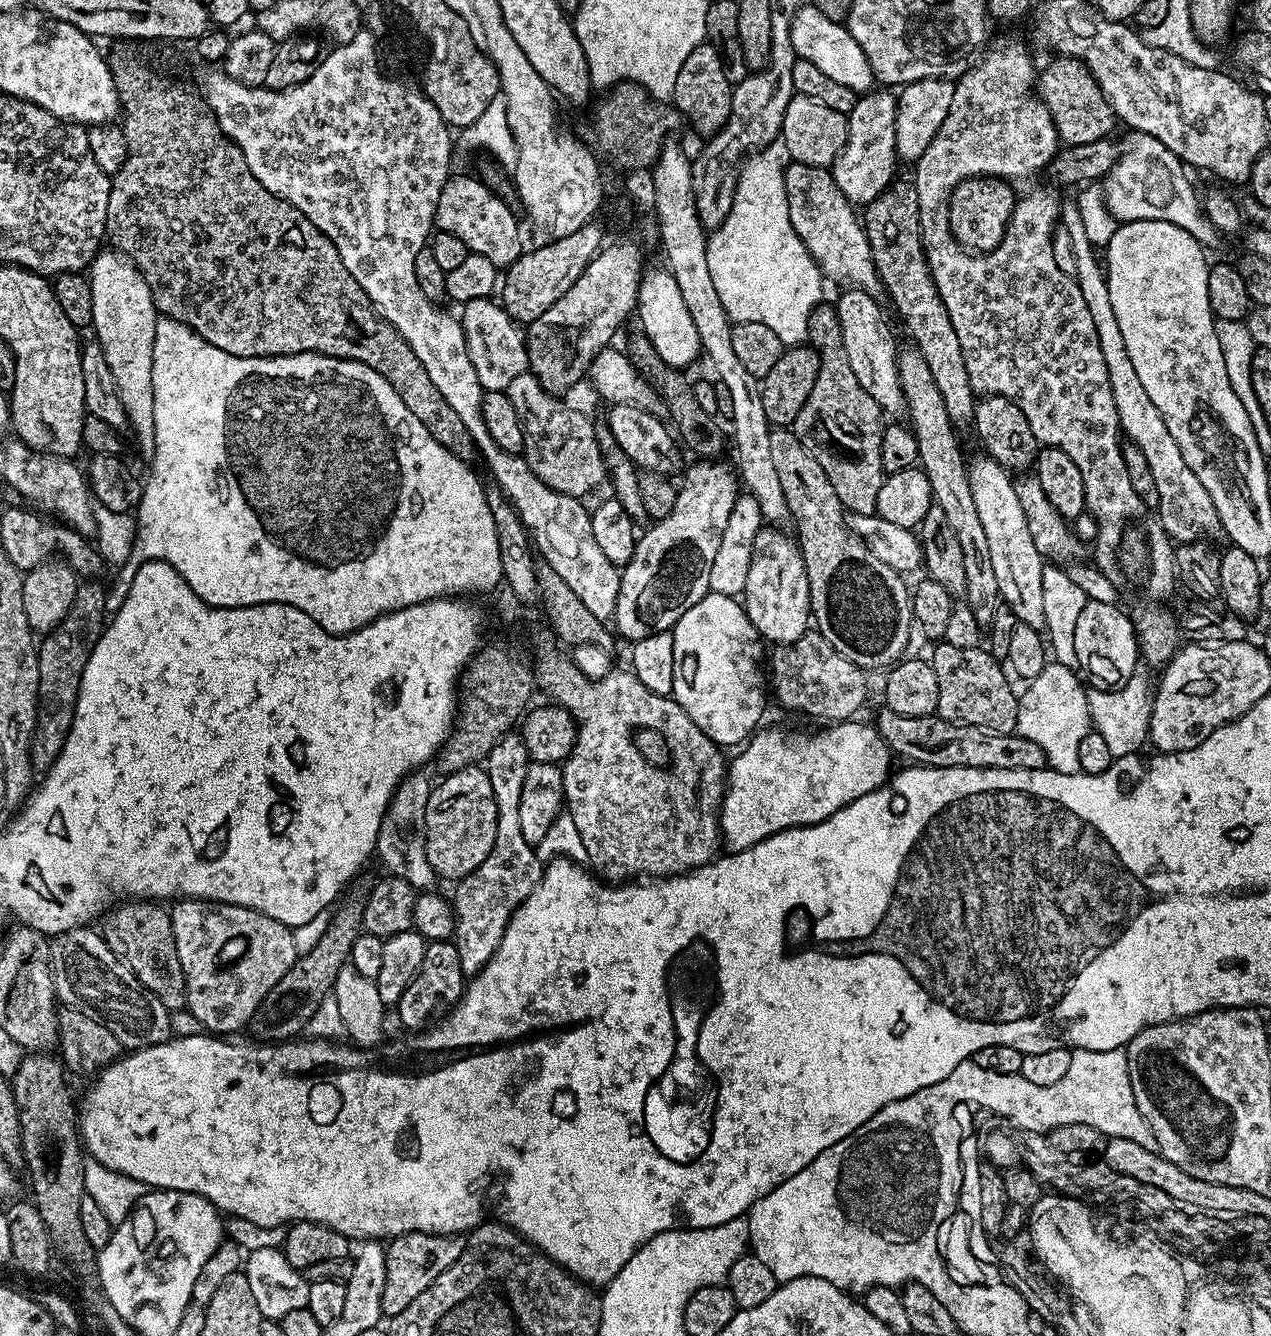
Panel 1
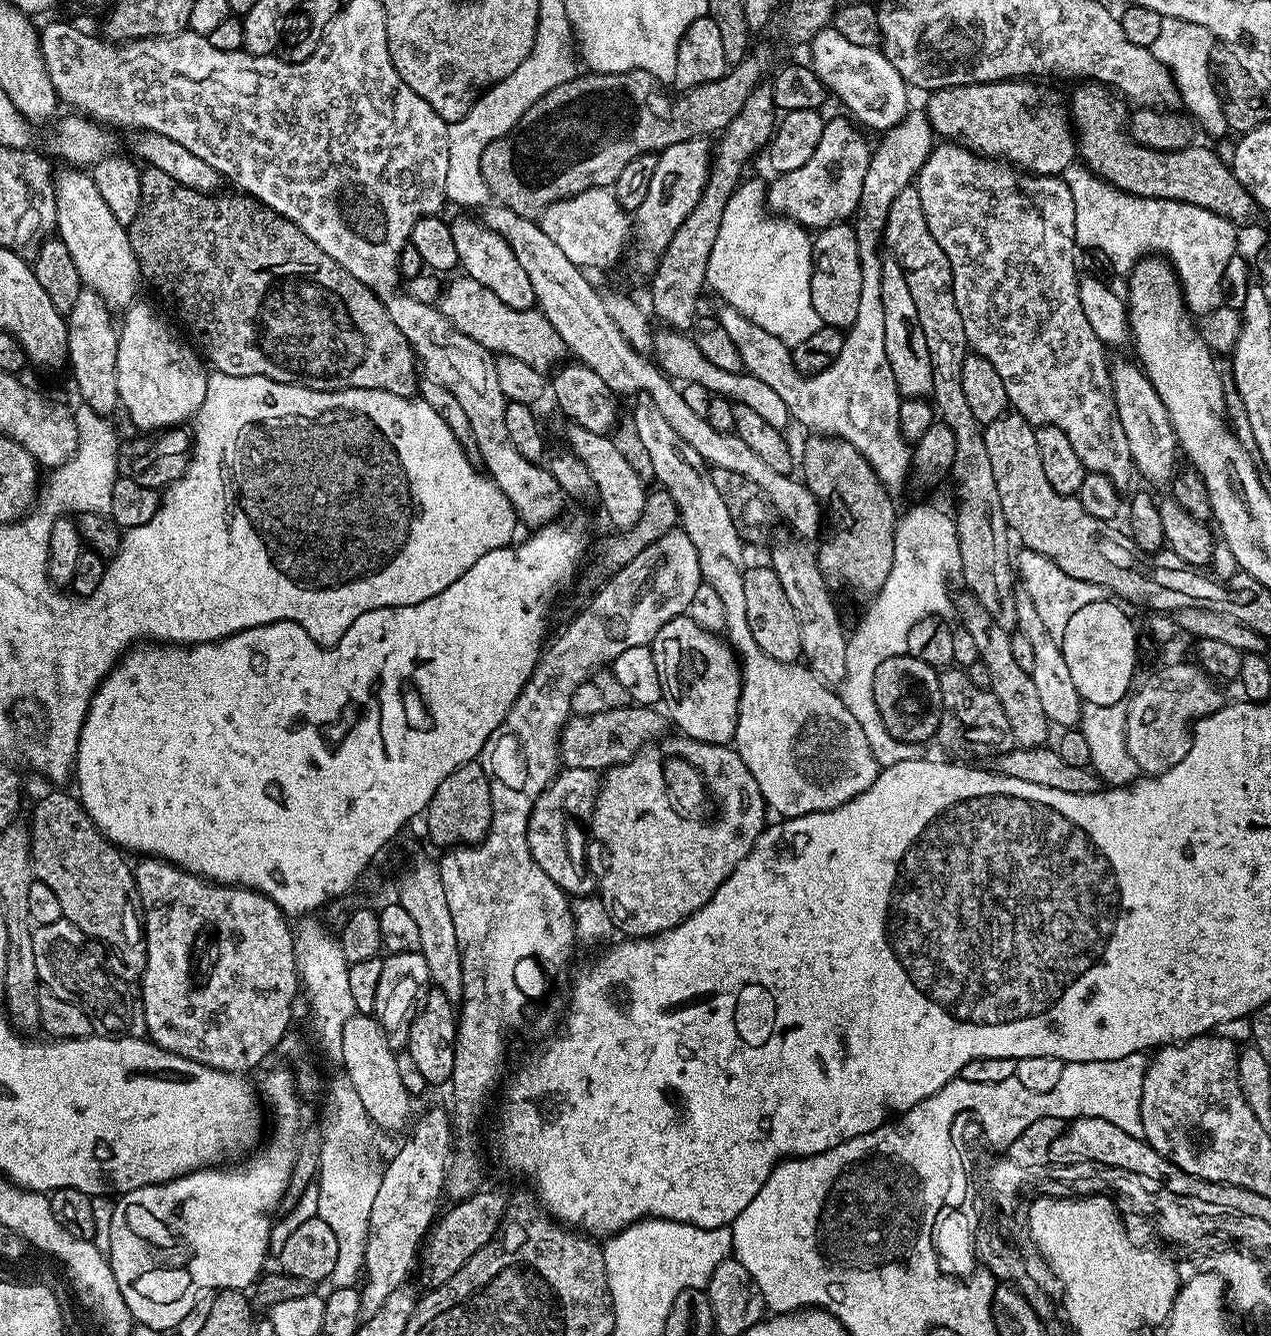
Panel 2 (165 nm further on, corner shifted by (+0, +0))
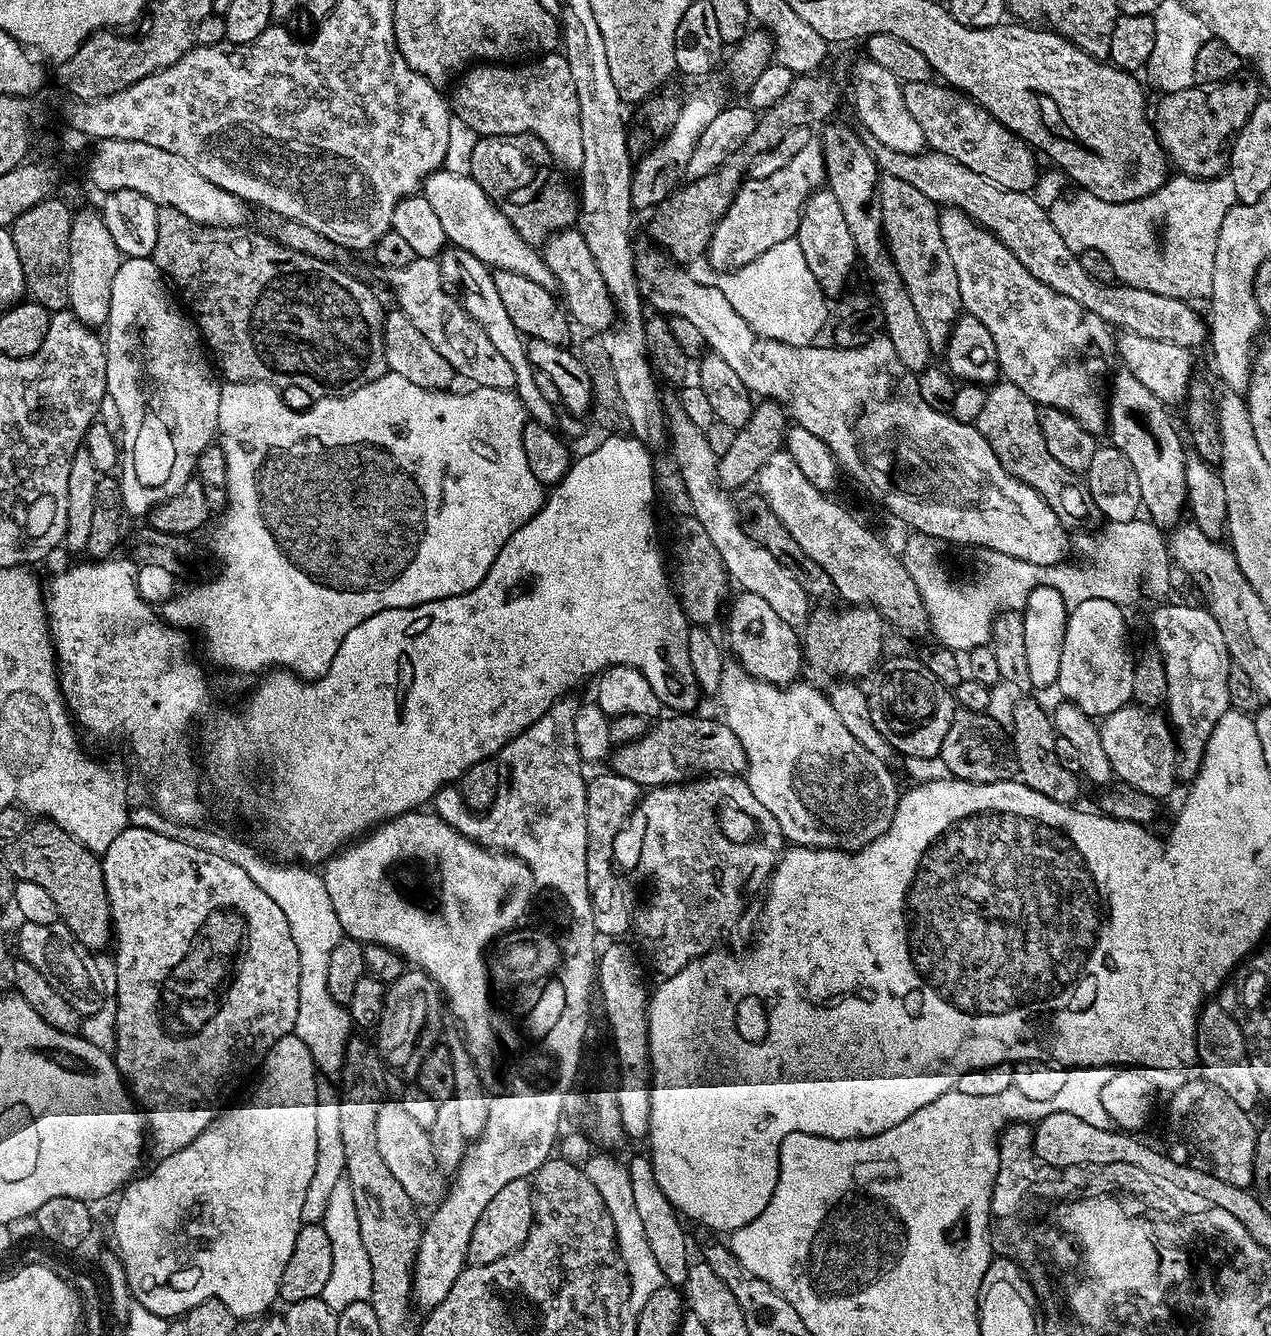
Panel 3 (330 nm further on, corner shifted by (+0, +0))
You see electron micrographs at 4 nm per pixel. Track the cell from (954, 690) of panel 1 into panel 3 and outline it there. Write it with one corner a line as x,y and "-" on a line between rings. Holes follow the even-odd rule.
960,708
946,730
946,742
942,742
940,758
946,762
951,775
957,780
969,780
975,784
989,784
1011,780
1017,775
1016,756
1010,747
1009,737
1000,729
988,712
971,712

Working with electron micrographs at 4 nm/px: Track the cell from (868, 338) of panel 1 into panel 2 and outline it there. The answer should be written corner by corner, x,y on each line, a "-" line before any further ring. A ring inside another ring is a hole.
845,222
819,229
812,241
810,302
814,302
821,325
841,330
851,328
854,318
858,318
858,294
862,294
862,262
855,227

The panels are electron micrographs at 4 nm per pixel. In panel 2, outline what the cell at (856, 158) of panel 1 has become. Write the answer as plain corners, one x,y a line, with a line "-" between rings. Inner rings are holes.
847,115
844,116
825,119
818,146
810,158
798,170
779,174
773,184
767,185
767,205
773,213
783,214
809,230
843,224
855,217
860,207
862,182
866,182
872,153
870,144
864,141
864,132

